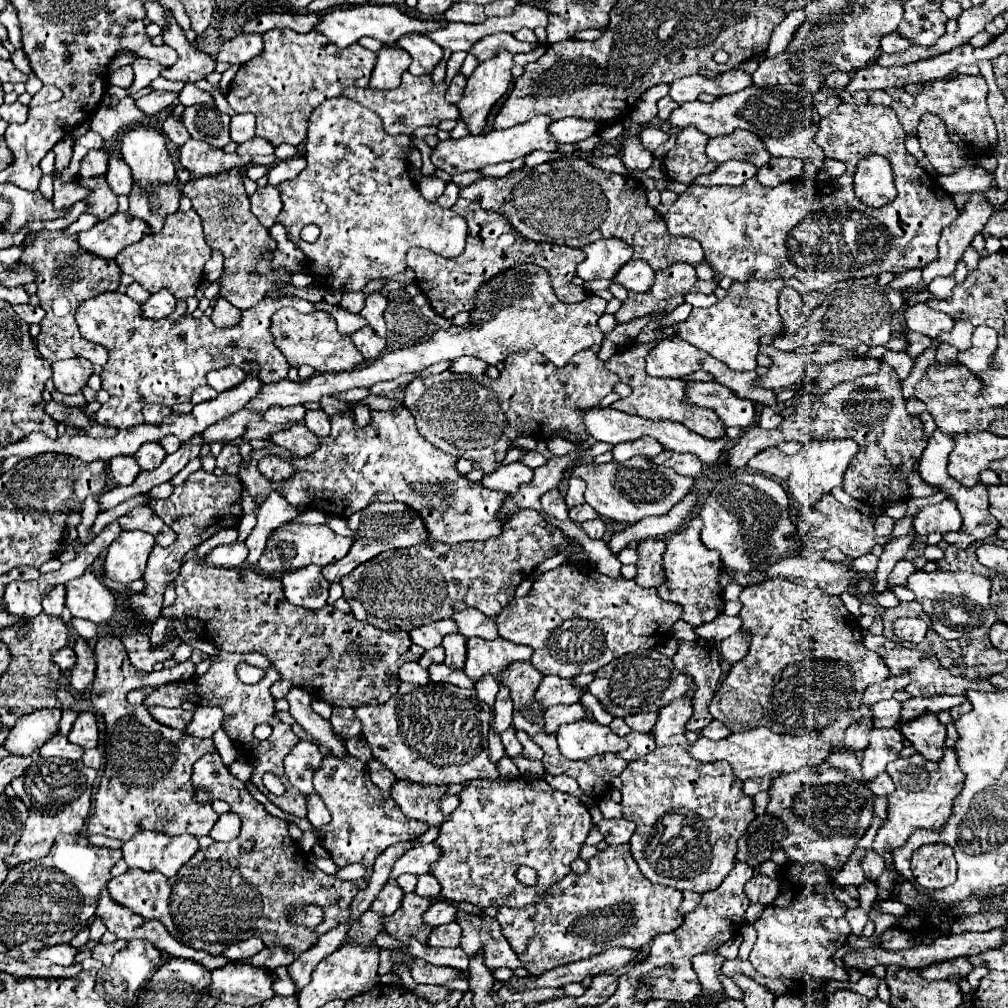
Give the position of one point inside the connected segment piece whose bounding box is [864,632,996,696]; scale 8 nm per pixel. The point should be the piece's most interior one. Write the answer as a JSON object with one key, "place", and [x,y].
{"place":[929,677]}

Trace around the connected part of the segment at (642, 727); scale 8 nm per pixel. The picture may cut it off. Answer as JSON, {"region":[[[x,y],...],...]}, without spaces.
{"region":[[[648,712],[648,714],[628,716],[628,718],[624,718],[624,722],[636,732],[650,732],[656,724],[656,718],[658,718],[658,712]]]}

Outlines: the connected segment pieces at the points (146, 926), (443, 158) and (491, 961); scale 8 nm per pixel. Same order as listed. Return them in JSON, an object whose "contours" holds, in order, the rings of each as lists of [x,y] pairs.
{"contours":[[[[104,888],[102,892],[100,892],[100,898],[98,898],[98,908],[96,908],[96,916],[104,922],[104,926],[110,930],[110,932],[114,932],[118,938],[122,938],[122,940],[132,940],[132,938],[140,938],[140,940],[150,940],[152,944],[156,944],[156,948],[160,948],[162,952],[168,952],[170,956],[178,956],[178,958],[188,958],[188,960],[196,960],[196,962],[200,962],[200,964],[204,964],[208,970],[214,970],[214,968],[220,968],[220,966],[224,966],[228,960],[224,960],[224,956],[210,956],[208,952],[196,952],[194,948],[188,948],[188,946],[184,946],[184,944],[180,944],[178,940],[174,940],[170,934],[168,934],[168,930],[164,928],[164,924],[160,924],[158,920],[144,920],[142,916],[138,916],[138,914],[134,914],[132,910],[128,910],[128,908],[124,908],[124,906],[120,906],[118,902],[114,902],[112,900],[112,896],[110,896],[110,892],[108,892],[108,888]]],[[[548,114],[536,116],[520,126],[512,126],[508,130],[492,130],[486,134],[478,134],[478,136],[464,136],[460,140],[444,140],[440,142],[434,150],[432,150],[432,162],[436,168],[448,172],[448,174],[458,174],[458,172],[468,172],[468,170],[478,170],[482,166],[488,164],[500,164],[500,162],[508,162],[508,160],[516,160],[520,156],[526,156],[534,150],[546,150],[546,152],[554,152],[558,150],[558,142],[552,138],[552,134],[548,132],[548,126],[554,120]]],[[[460,904],[460,912],[456,914],[456,922],[462,926],[462,942],[460,946],[468,956],[476,952],[476,948],[484,948],[484,960],[490,970],[494,968],[518,968],[520,962],[516,954],[504,940],[500,926],[494,918],[486,916],[480,908],[472,904]]]]}

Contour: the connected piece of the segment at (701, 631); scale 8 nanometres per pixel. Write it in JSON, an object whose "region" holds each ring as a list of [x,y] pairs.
{"region":[[[720,614],[716,620],[694,628],[696,636],[702,640],[708,640],[708,642],[722,642],[724,638],[728,638],[730,634],[734,634],[738,630],[740,630],[740,618],[726,616],[726,614]]]}

